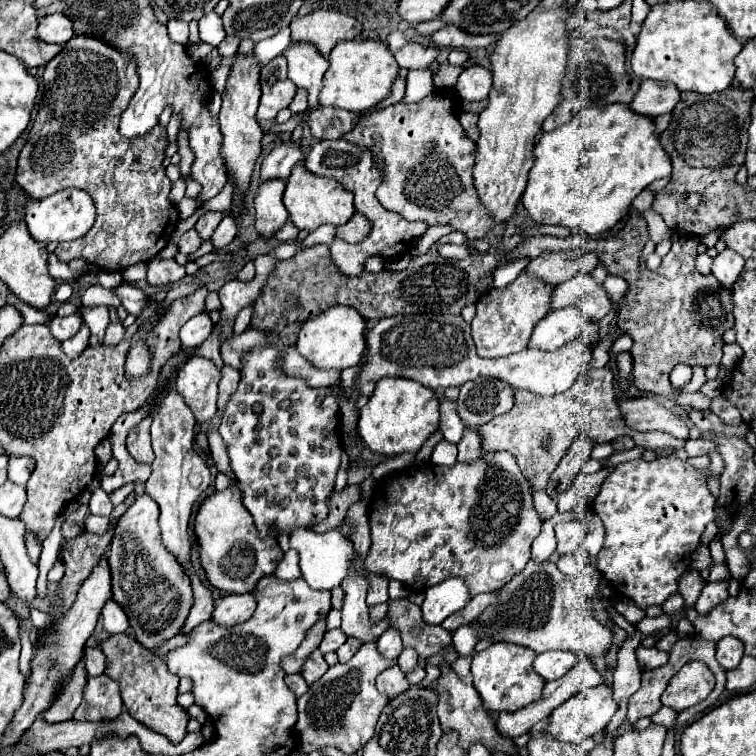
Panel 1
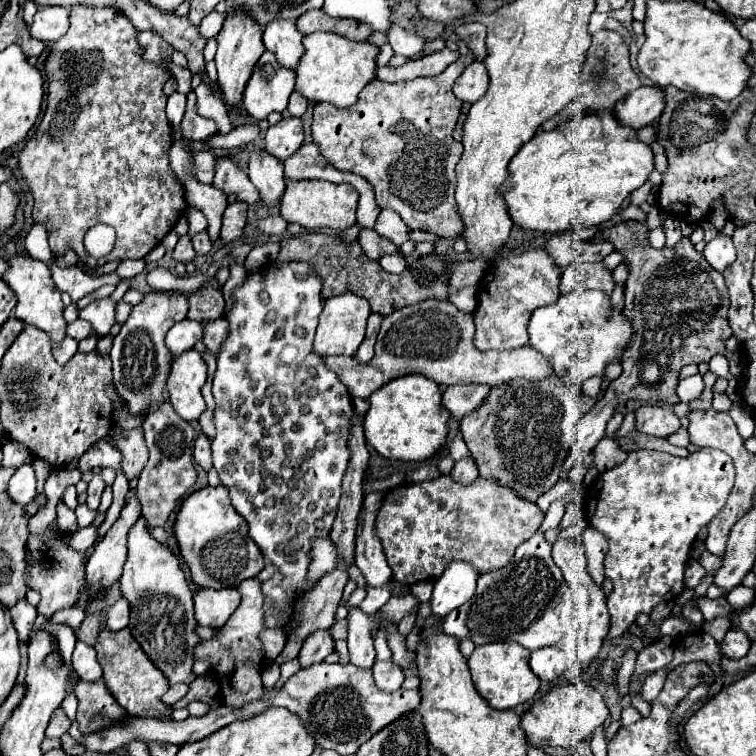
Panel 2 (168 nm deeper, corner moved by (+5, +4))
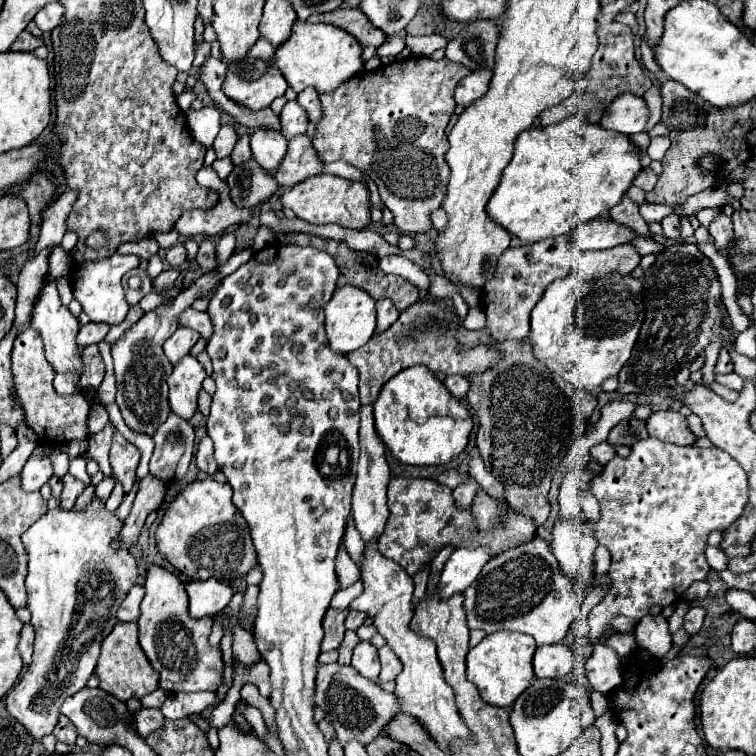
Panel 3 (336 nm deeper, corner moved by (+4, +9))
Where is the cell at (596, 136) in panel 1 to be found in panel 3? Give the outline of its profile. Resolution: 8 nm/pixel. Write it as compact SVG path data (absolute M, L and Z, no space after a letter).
M624 93L604 111L600 119L602 127L568 117L556 125L520 133L514 143L514 157L502 171L500 185L486 203L486 213L510 235L528 243L572 233L576 227L606 215L620 203L642 169L640 151L626 135L644 131L646 121L648 107L644 99Z

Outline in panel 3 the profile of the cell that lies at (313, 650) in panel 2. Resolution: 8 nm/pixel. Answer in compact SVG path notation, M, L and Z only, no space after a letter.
M328 609L326 617L324 617L324 641L322 641L322 651L332 651L332 649L338 649L338 645L342 643L344 639L344 633L346 633L346 627L344 627L344 621L346 621L346 615L348 615L348 609Z

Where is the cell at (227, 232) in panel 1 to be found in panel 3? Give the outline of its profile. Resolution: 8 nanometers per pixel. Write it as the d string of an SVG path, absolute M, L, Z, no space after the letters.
M254 159L234 165L226 183L230 187L232 201L244 209L252 209L258 203L268 201L268 197L278 189L274 175L262 171L262 167L258 167Z

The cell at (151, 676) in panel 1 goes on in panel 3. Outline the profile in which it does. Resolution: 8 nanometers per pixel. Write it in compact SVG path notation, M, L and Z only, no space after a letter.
M116 623L112 633L102 641L96 675L100 679L100 689L114 695L120 701L128 701L130 697L140 699L160 687L158 673L152 671L140 643L138 643L138 625L136 623Z

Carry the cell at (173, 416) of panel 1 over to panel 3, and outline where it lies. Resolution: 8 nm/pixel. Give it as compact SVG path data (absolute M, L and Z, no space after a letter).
M170 413L154 435L154 455L150 459L150 473L154 477L178 477L176 469L182 463L182 477L188 471L194 453L194 427L190 421Z

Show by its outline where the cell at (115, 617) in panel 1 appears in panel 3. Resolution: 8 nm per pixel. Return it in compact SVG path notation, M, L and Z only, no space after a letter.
M140 585L130 589L128 597L124 599L124 603L118 609L118 619L120 621L136 621L138 619L138 615L140 615L140 601L144 599L144 593L146 591Z

